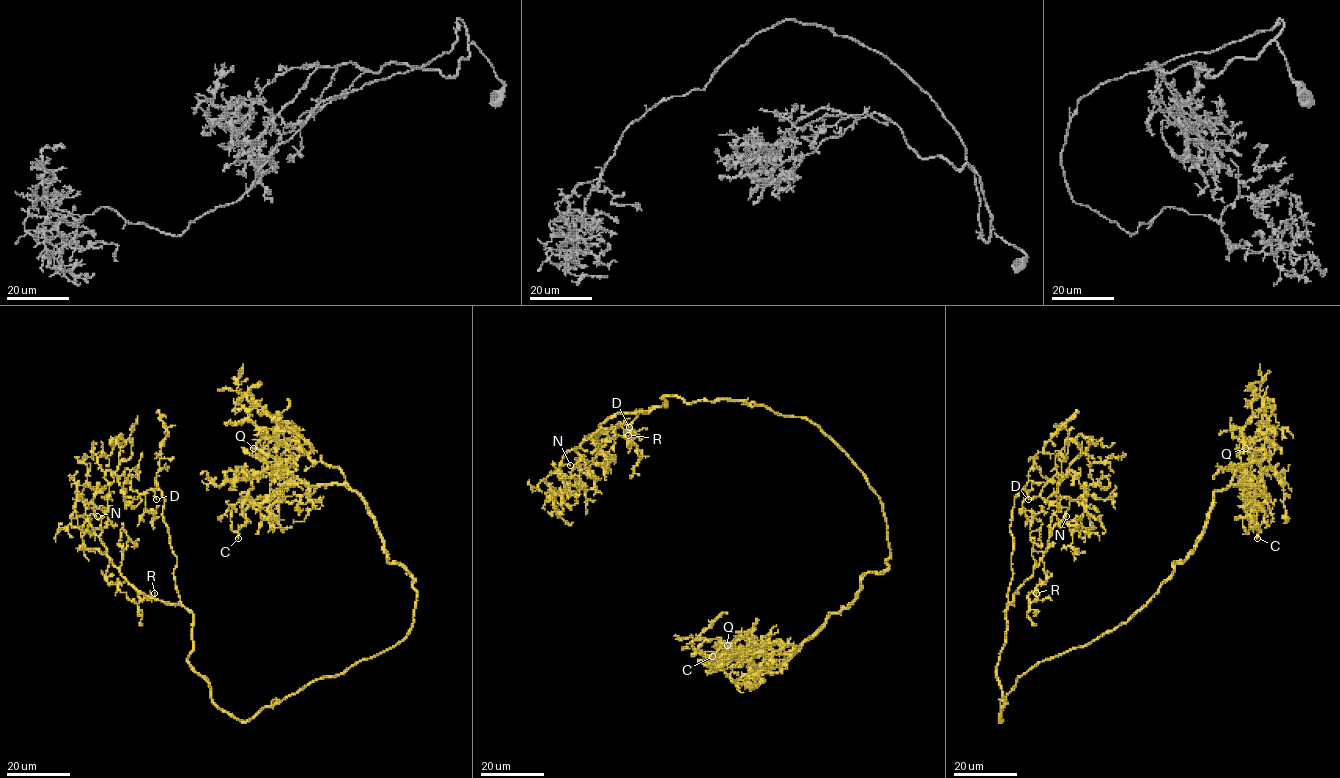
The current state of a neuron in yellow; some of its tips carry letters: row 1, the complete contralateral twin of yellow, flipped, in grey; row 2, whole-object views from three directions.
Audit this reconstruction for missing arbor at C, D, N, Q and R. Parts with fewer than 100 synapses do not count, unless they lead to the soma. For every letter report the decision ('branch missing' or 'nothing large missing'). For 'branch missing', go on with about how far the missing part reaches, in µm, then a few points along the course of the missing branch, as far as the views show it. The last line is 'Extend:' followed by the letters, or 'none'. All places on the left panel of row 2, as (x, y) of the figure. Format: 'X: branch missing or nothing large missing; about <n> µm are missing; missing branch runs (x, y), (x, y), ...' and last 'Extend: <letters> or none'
C: nothing large missing
D: nothing large missing
N: nothing large missing
Q: branch missing; about 40 µm are missing; missing branch runs (253, 448), (248, 446), (243, 409), (245, 400), (253, 391), (248, 382), (255, 363)
R: nothing large missing
Extend: Q

